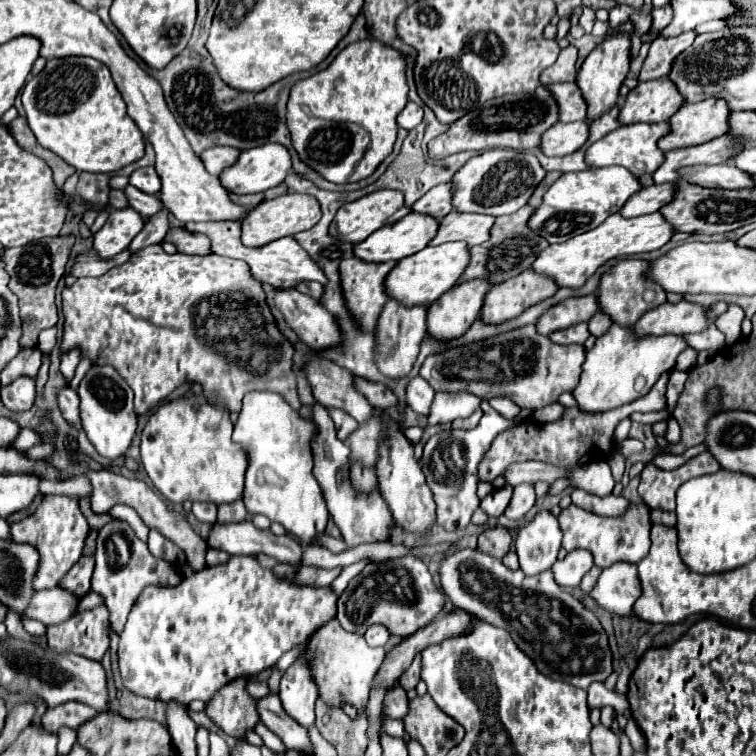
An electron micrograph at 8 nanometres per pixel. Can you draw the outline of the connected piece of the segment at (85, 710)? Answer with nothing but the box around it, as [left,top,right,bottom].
[42,703,96,733]

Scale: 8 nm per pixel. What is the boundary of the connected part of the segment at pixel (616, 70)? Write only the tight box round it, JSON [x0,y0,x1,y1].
[576,33,632,121]

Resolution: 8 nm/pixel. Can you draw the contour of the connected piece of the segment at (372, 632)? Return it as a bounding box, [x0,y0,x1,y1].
[364,625,390,647]

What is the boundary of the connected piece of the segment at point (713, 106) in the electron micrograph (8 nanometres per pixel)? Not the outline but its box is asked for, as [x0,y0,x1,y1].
[658,99,730,151]

